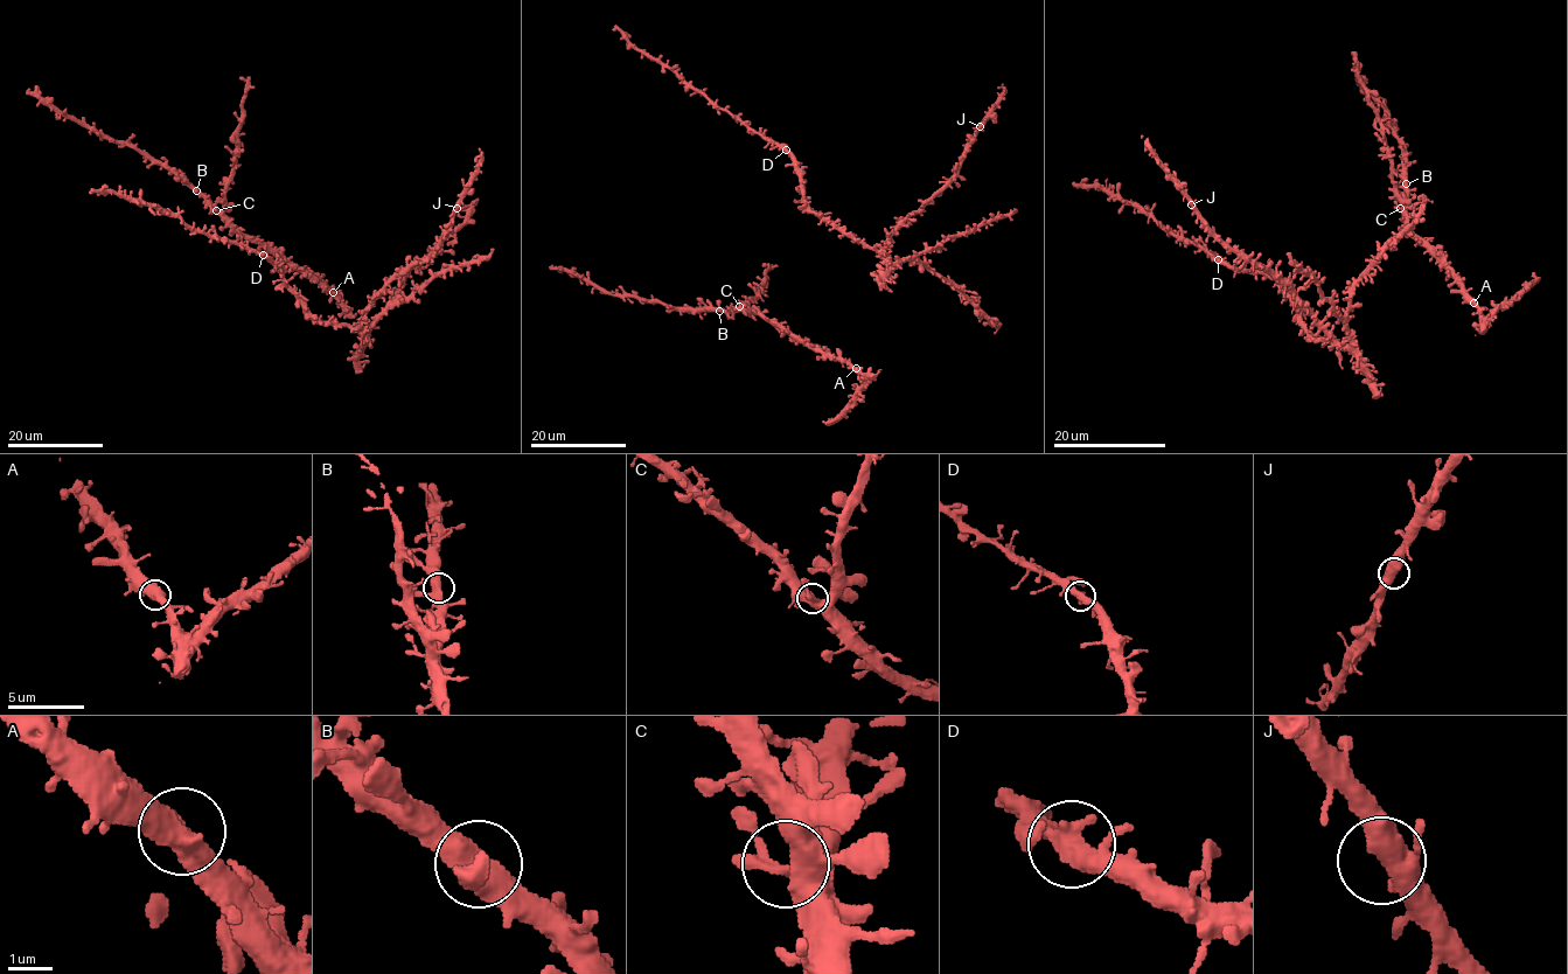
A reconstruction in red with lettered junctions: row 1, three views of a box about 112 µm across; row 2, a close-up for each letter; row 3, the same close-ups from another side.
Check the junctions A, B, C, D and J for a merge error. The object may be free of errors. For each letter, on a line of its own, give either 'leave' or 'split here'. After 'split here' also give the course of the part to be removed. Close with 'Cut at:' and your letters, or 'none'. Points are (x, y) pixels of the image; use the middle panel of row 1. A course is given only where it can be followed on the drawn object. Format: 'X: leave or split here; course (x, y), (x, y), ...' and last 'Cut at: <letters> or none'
A: leave
B: leave
C: leave
D: leave
J: leave
Cut at: none

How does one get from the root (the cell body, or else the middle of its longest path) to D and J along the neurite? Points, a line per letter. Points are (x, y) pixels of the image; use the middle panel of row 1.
D: (891, 291), (882, 284), (885, 261), (809, 209), (799, 164), (785, 150)
J: (891, 291), (882, 284), (886, 269), (884, 243), (952, 178), (980, 126)

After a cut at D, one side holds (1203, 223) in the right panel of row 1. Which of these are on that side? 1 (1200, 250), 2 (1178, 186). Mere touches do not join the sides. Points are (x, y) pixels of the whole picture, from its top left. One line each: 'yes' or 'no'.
1: no
2: yes

